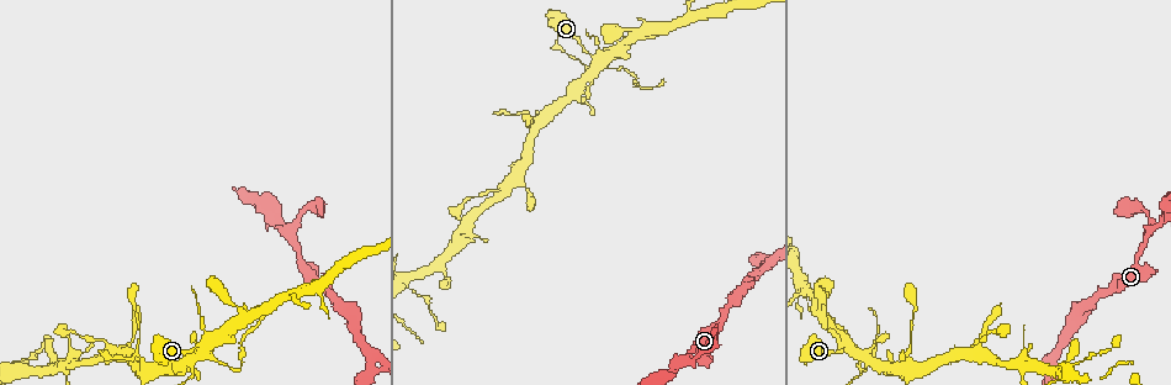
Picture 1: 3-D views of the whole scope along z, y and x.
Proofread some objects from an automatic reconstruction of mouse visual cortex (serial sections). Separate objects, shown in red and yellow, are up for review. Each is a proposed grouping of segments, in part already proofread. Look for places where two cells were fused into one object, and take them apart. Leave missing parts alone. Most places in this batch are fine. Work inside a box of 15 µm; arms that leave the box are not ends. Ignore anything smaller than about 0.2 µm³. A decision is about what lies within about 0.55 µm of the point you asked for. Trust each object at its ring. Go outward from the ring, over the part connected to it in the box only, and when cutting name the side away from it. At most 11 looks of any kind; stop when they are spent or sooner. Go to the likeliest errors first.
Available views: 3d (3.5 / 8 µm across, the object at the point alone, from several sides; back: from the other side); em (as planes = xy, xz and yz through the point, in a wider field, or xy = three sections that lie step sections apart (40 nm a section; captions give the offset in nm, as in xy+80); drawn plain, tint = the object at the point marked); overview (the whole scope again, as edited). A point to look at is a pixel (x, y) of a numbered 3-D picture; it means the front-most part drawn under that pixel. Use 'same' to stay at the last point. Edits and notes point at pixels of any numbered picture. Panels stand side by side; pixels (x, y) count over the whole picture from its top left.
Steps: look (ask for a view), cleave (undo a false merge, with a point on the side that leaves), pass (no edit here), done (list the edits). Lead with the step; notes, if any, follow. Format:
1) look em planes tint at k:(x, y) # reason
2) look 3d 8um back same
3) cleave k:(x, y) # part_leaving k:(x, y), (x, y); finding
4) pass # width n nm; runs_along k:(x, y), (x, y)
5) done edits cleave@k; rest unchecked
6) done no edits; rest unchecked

look 3d 3.5um at 1:(597, 59) # three-way junction

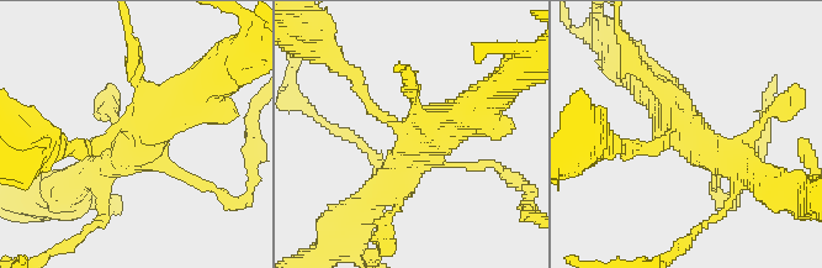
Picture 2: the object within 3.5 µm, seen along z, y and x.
look em xy step 1 tint at 2:(407, 136) # now the EM

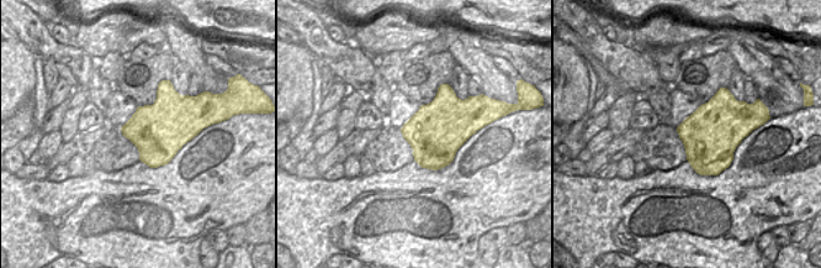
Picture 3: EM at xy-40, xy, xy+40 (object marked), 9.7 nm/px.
look em xy step 5 tint same # another direction

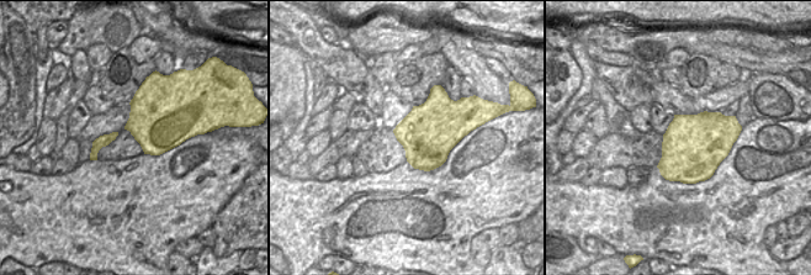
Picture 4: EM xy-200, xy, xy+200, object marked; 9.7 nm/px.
pass # runs_along 2:(358, 82), (414, 141), (381, 192); all the same cell

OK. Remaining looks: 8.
look 3d 3.5um at 1:(289, 235) # three-way junction

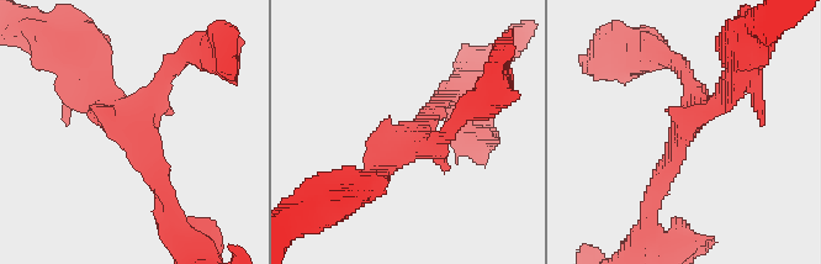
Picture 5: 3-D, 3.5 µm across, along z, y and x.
pass # runs_along 5:(647, 204), (682, 132), (730, 83); continuous, no second cell

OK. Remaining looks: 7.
look 3d 8um at 1:(458, 232) # small branch off a trunk

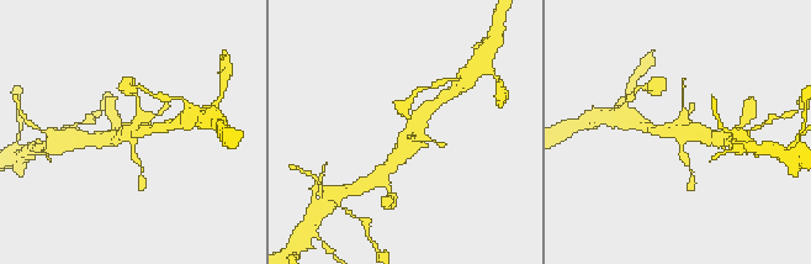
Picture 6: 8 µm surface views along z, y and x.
look 3d 3.5um at 6:(407, 131)

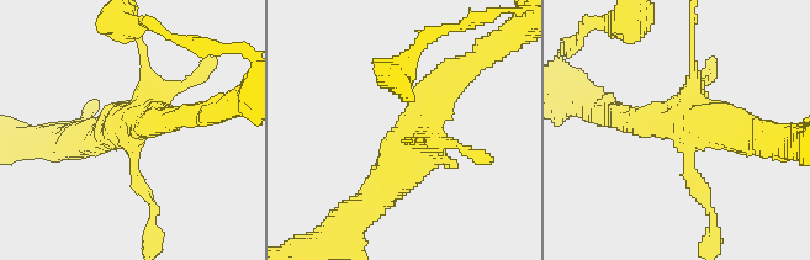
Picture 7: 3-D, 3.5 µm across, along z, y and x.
look em xy step 1 tint at 7:(685, 123)

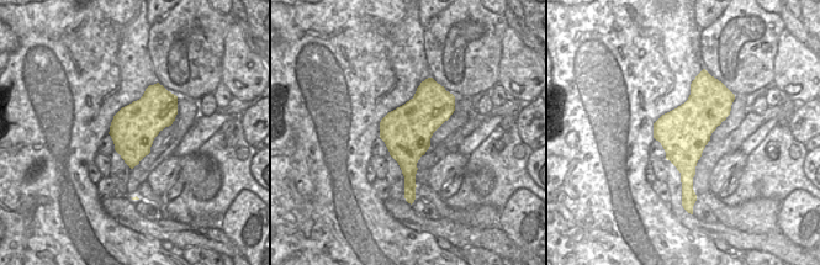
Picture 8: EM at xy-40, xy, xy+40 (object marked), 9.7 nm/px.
pass # runs_along 7:(461, 72), (434, 94), (374, 201); one cell here

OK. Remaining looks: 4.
look 3d 8um at 1:(1066, 371) # four arms meet

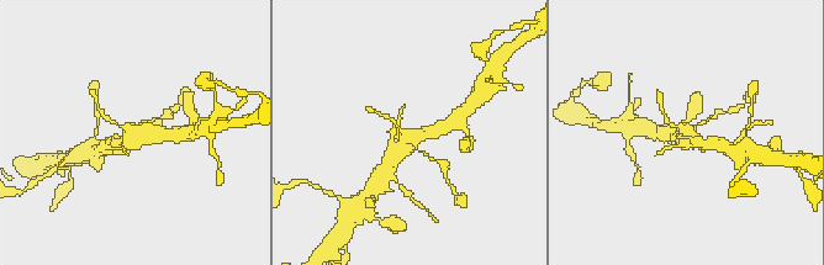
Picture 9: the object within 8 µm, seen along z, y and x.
look em xy step 1 tint at 9:(687, 134) # shape alone is not enough

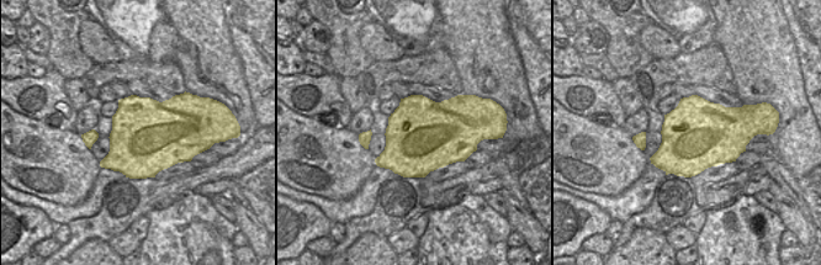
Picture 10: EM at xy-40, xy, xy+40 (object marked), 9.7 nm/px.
pass # width 700 nm; runs_along 9:(453, 122), (410, 138), (397, 157); all the same cell

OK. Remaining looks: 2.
done no edits; rest unchecked

